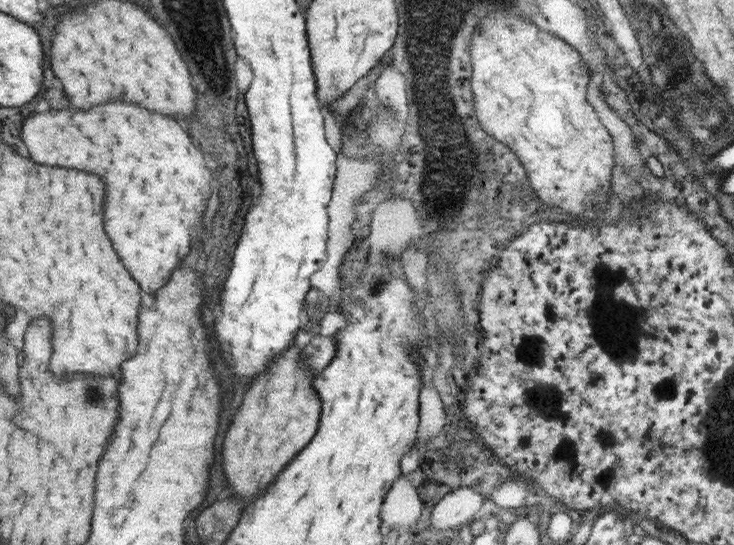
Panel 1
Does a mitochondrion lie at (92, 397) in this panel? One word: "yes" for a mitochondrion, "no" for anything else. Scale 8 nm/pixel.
yes

